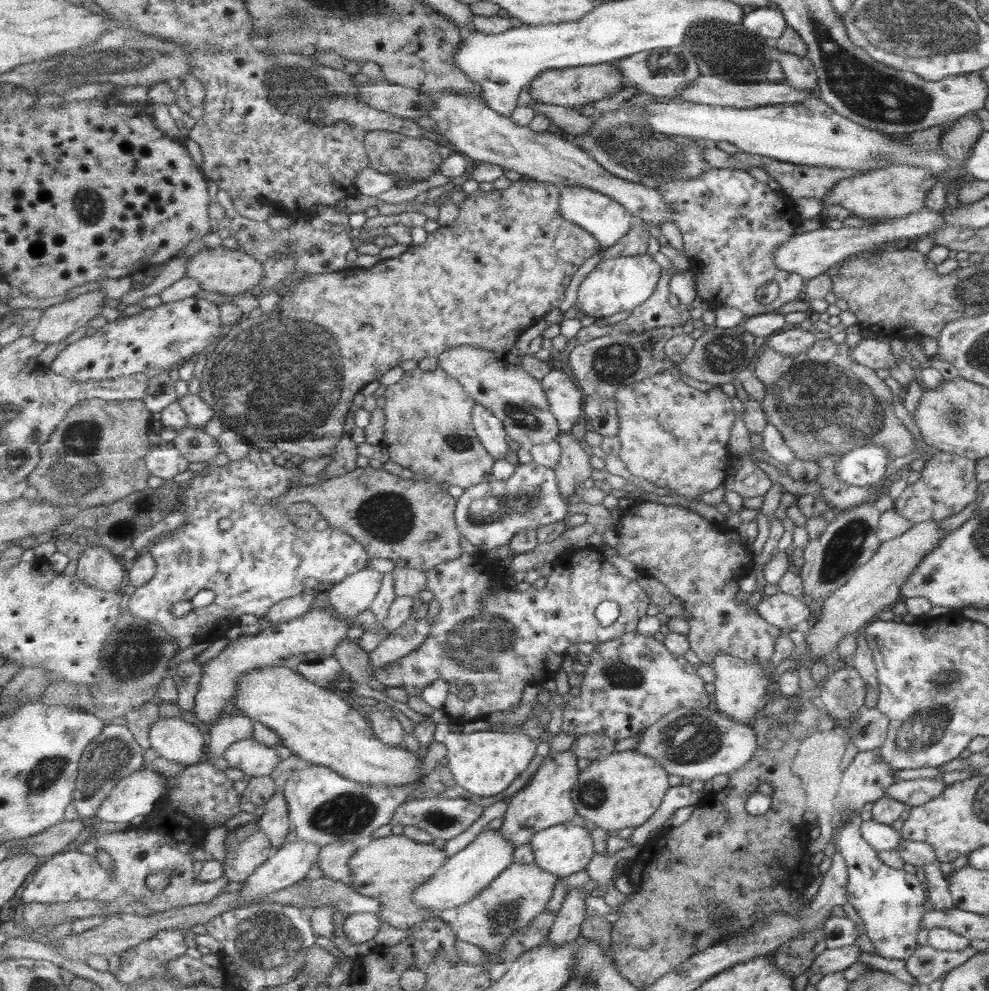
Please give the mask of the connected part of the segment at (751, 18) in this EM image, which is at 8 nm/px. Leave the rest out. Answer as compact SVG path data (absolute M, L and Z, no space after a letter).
M754 8L740 22L752 34L769 41L776 39L786 27L784 18L776 8Z

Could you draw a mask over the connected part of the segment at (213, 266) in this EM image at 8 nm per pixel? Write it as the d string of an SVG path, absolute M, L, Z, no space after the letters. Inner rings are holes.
M220 246L193 255L187 263L186 277L197 281L202 291L235 298L248 296L250 289L260 285L264 278L264 266L241 248L227 249Z

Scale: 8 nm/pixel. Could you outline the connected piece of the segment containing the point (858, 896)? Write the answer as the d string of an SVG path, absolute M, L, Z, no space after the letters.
M859 813L850 814L848 820L837 829L835 848L846 864L848 875L845 896L863 922L863 929L874 946L873 954L905 960L917 945L919 919L925 912L923 903L926 893L915 875L885 866L877 858L877 851L859 833L861 824Z

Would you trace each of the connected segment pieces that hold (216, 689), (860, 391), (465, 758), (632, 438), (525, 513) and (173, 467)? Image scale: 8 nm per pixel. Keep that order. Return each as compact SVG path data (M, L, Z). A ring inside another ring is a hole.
M313 608L299 618L271 624L262 628L256 635L242 634L214 658L205 662L200 689L196 696L195 716L201 722L217 722L224 714L226 702L232 701L237 691L237 679L257 668L269 665L287 666L296 669L301 663L320 661L334 656L335 647L341 643L351 630L349 621L345 621L330 608Z
M830 339L815 340L812 346L793 357L775 354L771 348L759 351L757 357L753 376L764 386L765 395L760 401L760 408L765 414L765 422L780 432L783 442L793 451L796 459L813 461L825 453L845 454L853 447L867 443L883 445L889 462L913 450L914 439L892 411L892 395L884 380L872 368L851 360L845 343L835 344Z
M439 724L434 740L443 743L447 748L448 768L456 783L470 795L489 797L505 792L515 778L529 768L529 762L537 755L538 738L531 738L524 731L473 731L463 734L448 731L448 724Z
M675 365L631 386L619 387L615 389L615 395L620 418L618 437L622 442L618 455L629 473L693 500L699 500L701 494L719 486L730 474L732 457L726 447L735 415L731 398L723 394L719 386L714 385L707 392L697 390L681 380L681 372Z
M530 463L517 464L515 474L511 479L498 481L497 479L464 489L464 493L457 498L455 521L459 525L461 534L477 549L490 551L503 545L510 545L511 538L521 529L536 529L545 527L551 522L559 522L567 516L567 500L563 500L559 480L554 468Z
M161 441L147 453L147 468L153 476L166 481L188 470L190 460L187 460L180 450L172 443Z

